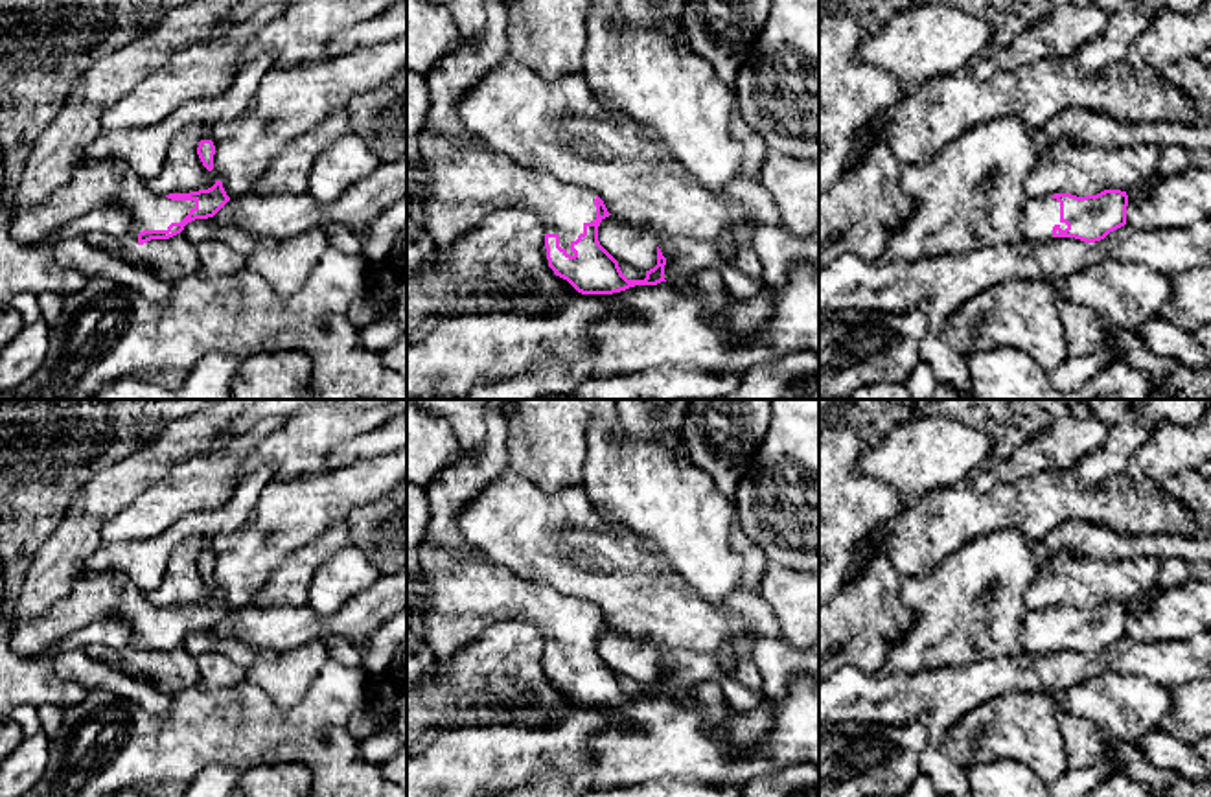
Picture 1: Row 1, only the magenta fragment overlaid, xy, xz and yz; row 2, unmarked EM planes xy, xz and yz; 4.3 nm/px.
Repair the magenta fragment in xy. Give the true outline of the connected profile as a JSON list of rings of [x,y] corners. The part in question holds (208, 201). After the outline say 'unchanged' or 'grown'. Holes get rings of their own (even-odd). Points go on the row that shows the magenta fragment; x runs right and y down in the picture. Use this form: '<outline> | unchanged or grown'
[[[83,160],[72,179],[40,202],[20,208],[9,226],[13,241],[37,247],[79,215],[105,206],[129,212],[129,234],[138,245],[169,239],[195,219],[213,217],[230,197],[223,182],[190,193],[156,195],[147,180],[120,160]]] | grown

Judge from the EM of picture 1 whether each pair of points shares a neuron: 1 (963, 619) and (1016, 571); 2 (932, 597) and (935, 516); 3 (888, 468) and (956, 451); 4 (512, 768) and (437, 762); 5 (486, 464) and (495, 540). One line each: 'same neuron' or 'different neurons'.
1: same neuron
2: different neurons
3: same neuron
4: same neuron
5: different neurons

